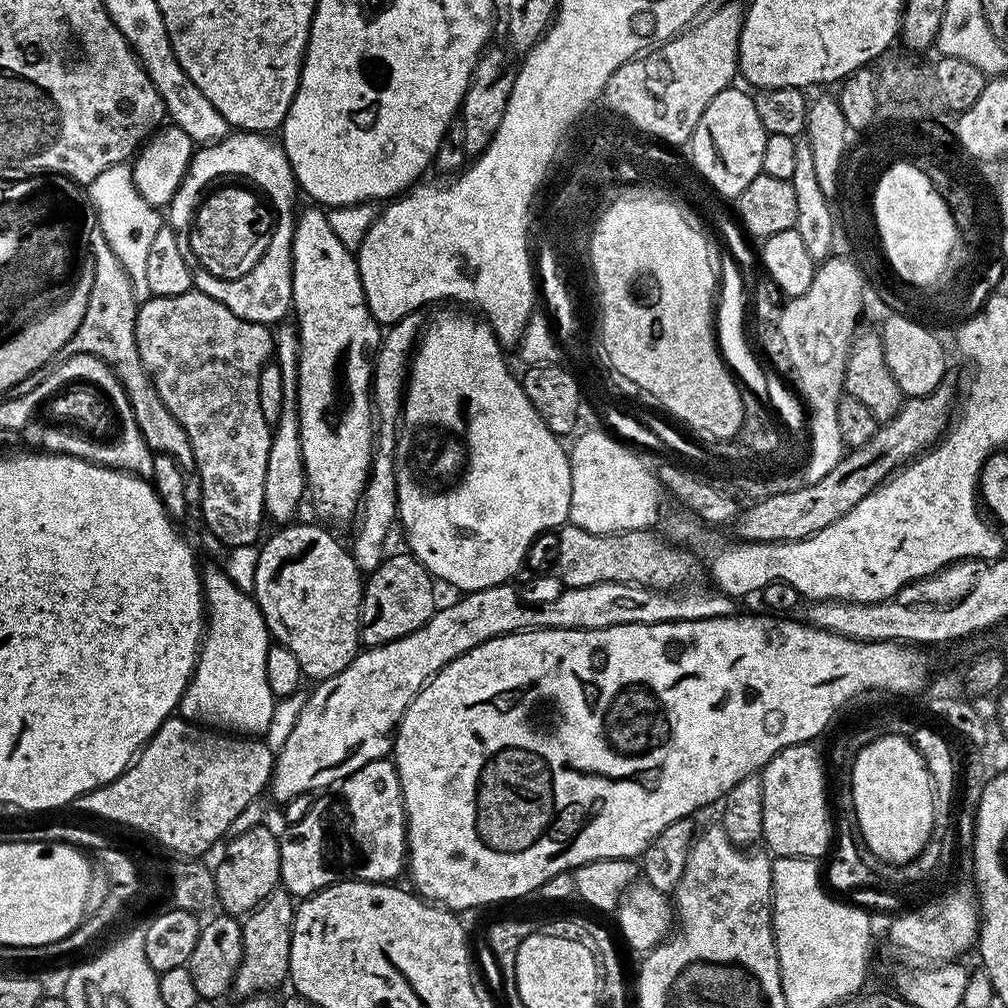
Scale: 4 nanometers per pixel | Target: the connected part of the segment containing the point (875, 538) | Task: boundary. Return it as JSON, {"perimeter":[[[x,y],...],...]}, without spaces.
{"perimeter":[[[924,454],[921,460],[919,458],[913,459],[907,466],[901,468],[898,474],[885,480],[870,495],[862,498],[862,502],[858,502],[858,506],[854,506],[854,510],[850,510],[845,516],[838,518],[838,522],[826,526],[826,530],[818,530],[818,534],[809,536],[806,540],[788,541],[792,548],[768,548],[768,552],[772,552],[772,560],[776,560],[776,564],[780,564],[780,580],[794,586],[794,590],[798,590],[801,597],[807,598],[809,601],[848,600],[850,603],[878,603],[891,601],[897,595],[895,592],[899,588],[905,587],[907,589],[913,582],[939,572],[941,568],[958,560],[970,559],[991,562],[997,559],[1002,552],[1000,540],[996,537],[995,530],[980,517],[980,512],[976,509],[976,504],[978,506],[977,480],[979,476],[976,472],[976,460],[938,460],[931,454]]]}

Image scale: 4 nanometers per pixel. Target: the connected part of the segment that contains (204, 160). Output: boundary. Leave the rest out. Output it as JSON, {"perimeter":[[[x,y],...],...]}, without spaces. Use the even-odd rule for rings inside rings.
{"perimeter":[[[240,131],[240,138],[234,138],[230,134],[230,142],[224,140],[222,148],[214,142],[214,150],[208,152],[201,147],[192,158],[196,162],[195,173],[198,183],[205,186],[211,185],[211,180],[215,176],[245,176],[246,179],[257,184],[257,189],[261,193],[272,192],[272,200],[276,200],[276,208],[284,212],[284,228],[280,228],[280,236],[276,236],[276,244],[280,244],[284,236],[292,236],[294,213],[297,211],[298,185],[283,147],[277,141],[275,144],[272,138],[259,132]]]}

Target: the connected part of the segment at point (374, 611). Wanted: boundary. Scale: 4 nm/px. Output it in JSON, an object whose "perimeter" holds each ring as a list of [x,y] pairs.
{"perimeter":[[[405,554],[405,556],[389,555],[385,558],[377,569],[367,573],[366,583],[362,588],[362,599],[360,602],[360,638],[365,645],[385,644],[391,640],[402,638],[414,630],[418,630],[436,612],[438,601],[436,592],[432,589],[434,577],[415,556]]]}

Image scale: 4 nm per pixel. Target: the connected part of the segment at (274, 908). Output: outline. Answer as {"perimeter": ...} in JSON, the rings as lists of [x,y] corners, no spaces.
{"perimeter":[[[283,890],[272,892],[253,912],[249,912],[247,916],[243,917],[242,946],[244,947],[244,956],[236,970],[234,979],[234,992],[236,990],[237,997],[247,998],[271,993],[273,991],[271,988],[276,988],[283,980],[285,983],[289,979],[290,942],[292,941],[292,923],[295,917],[296,908],[293,897]]]}

